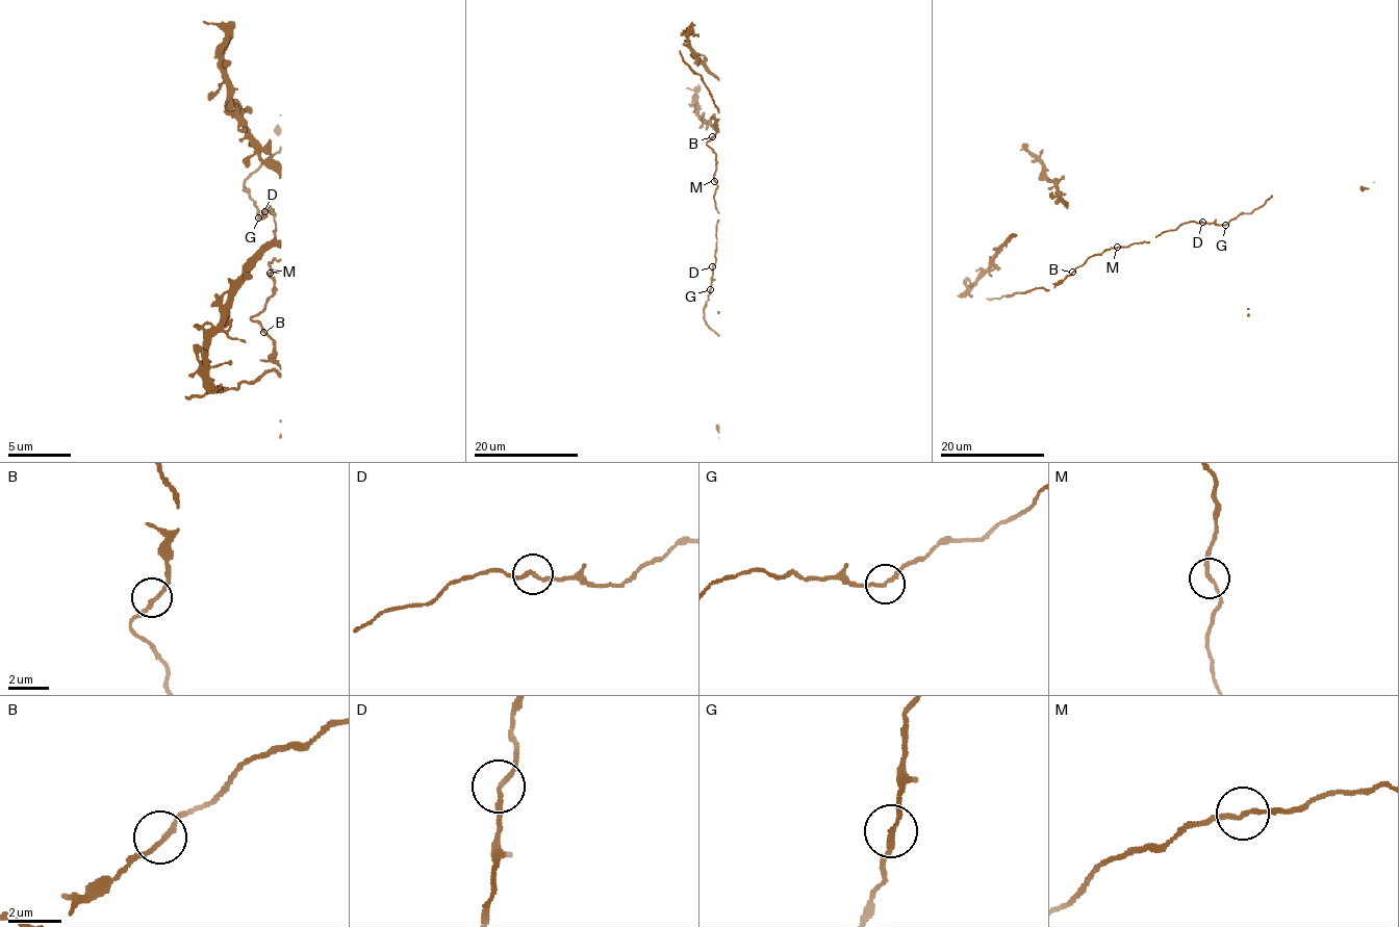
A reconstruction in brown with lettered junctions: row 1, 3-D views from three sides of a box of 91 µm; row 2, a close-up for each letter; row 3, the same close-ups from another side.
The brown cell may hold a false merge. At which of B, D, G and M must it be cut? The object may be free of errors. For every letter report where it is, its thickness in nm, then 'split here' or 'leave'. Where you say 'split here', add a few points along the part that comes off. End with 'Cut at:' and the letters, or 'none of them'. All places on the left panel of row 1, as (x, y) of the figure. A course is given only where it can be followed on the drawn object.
B: at (263, 332); 160 nm thick; leave
D: at (264, 211); 180 nm thick; leave
G: at (258, 217); 180 nm thick; leave
M: at (270, 273); 170 nm thick; leave
Cut at: none of them

